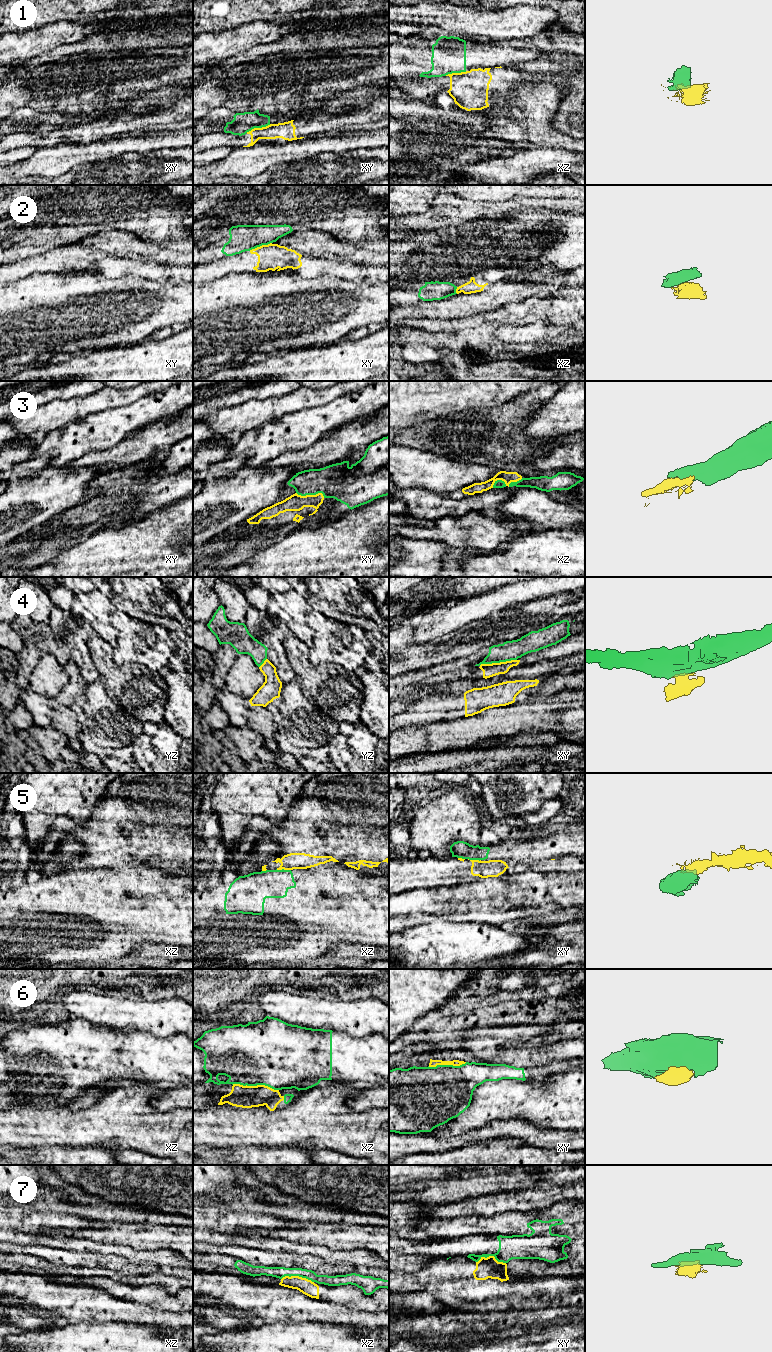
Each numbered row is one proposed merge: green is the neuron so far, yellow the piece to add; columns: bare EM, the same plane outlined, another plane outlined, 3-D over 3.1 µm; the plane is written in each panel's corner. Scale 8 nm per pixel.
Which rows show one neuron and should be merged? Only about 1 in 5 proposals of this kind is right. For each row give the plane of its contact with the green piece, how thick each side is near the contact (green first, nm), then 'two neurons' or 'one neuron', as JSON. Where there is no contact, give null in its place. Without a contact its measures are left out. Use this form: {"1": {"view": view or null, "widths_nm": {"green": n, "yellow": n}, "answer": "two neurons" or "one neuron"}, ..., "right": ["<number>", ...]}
{"1": {"view": "xy", "widths_nm": {"green": 160, "yellow": 140}, "answer": "two neurons"}, "2": {"view": "xy", "widths_nm": {"green": 220, "yellow": 200}, "answer": "two neurons"}, "3": {"view": "xy", "widths_nm": {"green": 280, "yellow": 140}, "answer": "one neuron"}, "4": {"view": "xy", "widths_nm": {"green": 160, "yellow": 110}, "answer": "two neurons"}, "5": {"view": "xz", "widths_nm": {"green": 240, "yellow": 130}, "answer": "two neurons"}, "6": {"view": "xz", "widths_nm": {"green": 500, "yellow": 180}, "answer": "one neuron"}, "7": {"view": "xz", "widths_nm": {"green": 100, "yellow": 120}, "answer": "two neurons"}, "right": ["3", "6"]}

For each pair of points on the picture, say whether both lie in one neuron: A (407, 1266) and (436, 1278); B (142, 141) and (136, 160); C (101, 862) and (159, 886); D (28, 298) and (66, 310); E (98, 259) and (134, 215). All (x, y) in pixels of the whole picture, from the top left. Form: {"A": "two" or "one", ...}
{"A": "two", "B": "two", "C": "two", "D": "one", "E": "two"}

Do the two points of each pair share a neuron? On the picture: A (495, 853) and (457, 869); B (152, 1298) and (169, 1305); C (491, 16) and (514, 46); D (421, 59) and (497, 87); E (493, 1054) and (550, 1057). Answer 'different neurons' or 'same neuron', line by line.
A: different neurons
B: same neuron
C: different neurons
D: different neurons
E: same neuron

